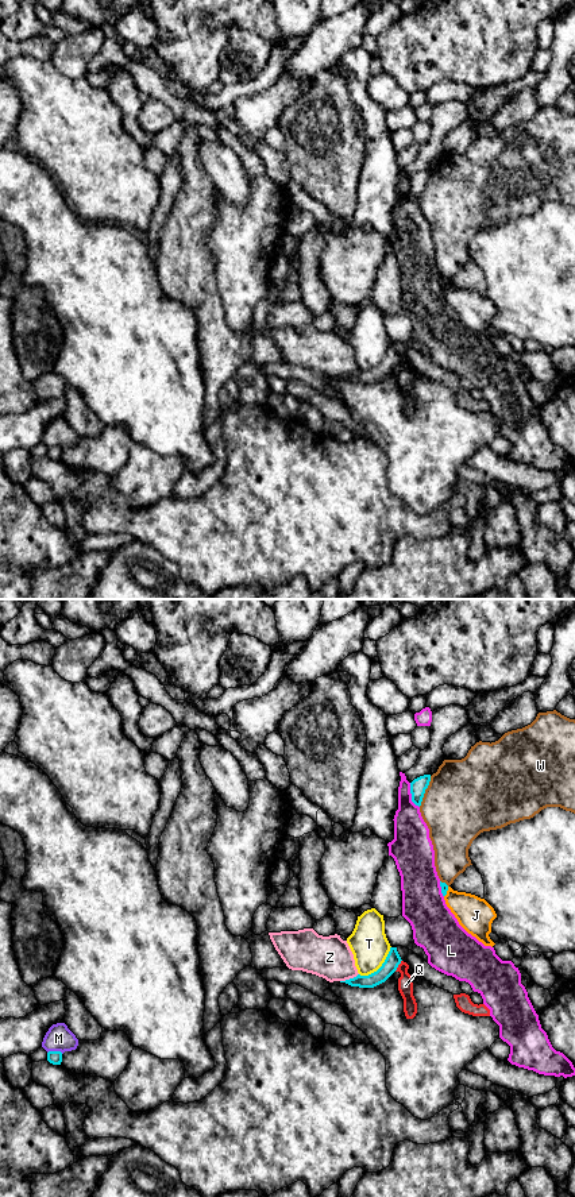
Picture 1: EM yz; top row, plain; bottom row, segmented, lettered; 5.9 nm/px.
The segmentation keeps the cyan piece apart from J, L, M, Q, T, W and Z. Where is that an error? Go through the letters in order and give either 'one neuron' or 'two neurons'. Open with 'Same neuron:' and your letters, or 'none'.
Same neuron: none
J: two neurons
L: two neurons
M: two neurons
Q: two neurons
T: two neurons
W: two neurons
Z: two neurons

